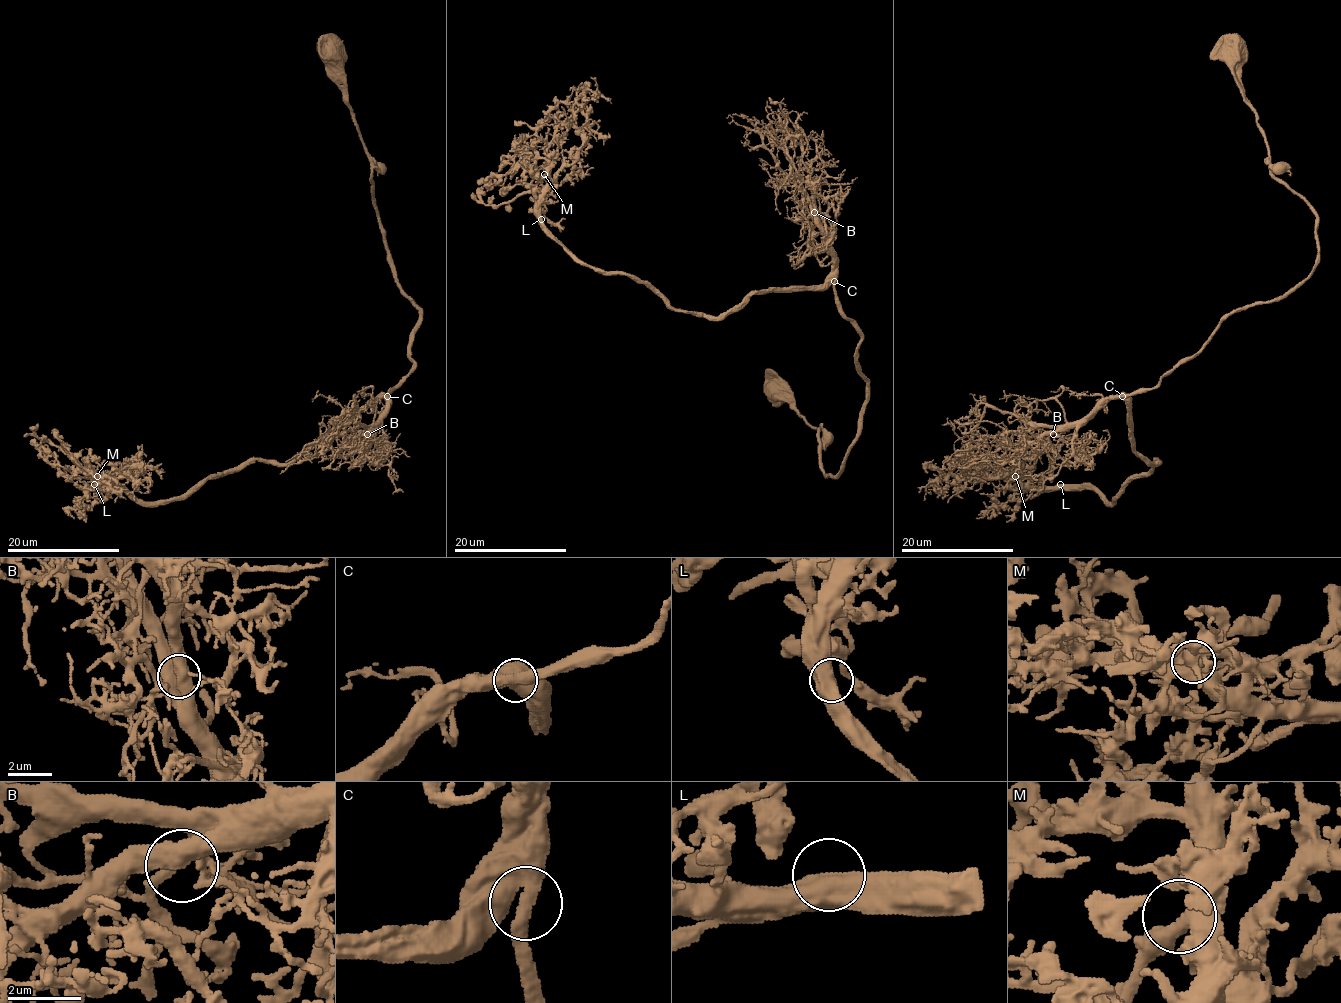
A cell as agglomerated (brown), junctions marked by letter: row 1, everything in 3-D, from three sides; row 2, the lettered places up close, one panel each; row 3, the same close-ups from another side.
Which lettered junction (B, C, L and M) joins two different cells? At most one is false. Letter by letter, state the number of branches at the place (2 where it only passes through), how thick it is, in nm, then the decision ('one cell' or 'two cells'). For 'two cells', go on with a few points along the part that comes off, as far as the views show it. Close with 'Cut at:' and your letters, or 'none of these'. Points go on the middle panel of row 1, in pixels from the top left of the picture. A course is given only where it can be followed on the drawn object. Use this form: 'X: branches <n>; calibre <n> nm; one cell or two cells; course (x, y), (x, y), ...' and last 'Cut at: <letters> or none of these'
B: branches 2; calibre 550 nm; one cell
C: branches 2; calibre 500 nm; one cell
L: branches 2; calibre 550 nm; one cell
M: branches 2; calibre 480 nm; one cell
Cut at: none of these

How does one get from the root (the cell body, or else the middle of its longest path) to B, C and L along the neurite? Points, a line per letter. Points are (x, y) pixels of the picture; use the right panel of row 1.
B: (1234, 52), (1271, 173), (1316, 218), (1315, 268), (1283, 295), (1231, 312), (1155, 386), (1104, 397), (1053, 434)
C: (1234, 52), (1271, 173), (1316, 218), (1318, 261), (1283, 295), (1231, 312), (1155, 386), (1123, 396)
L: (1234, 52), (1271, 173), (1316, 218), (1315, 268), (1124, 396), (1148, 472), (1111, 501), (1060, 484)

